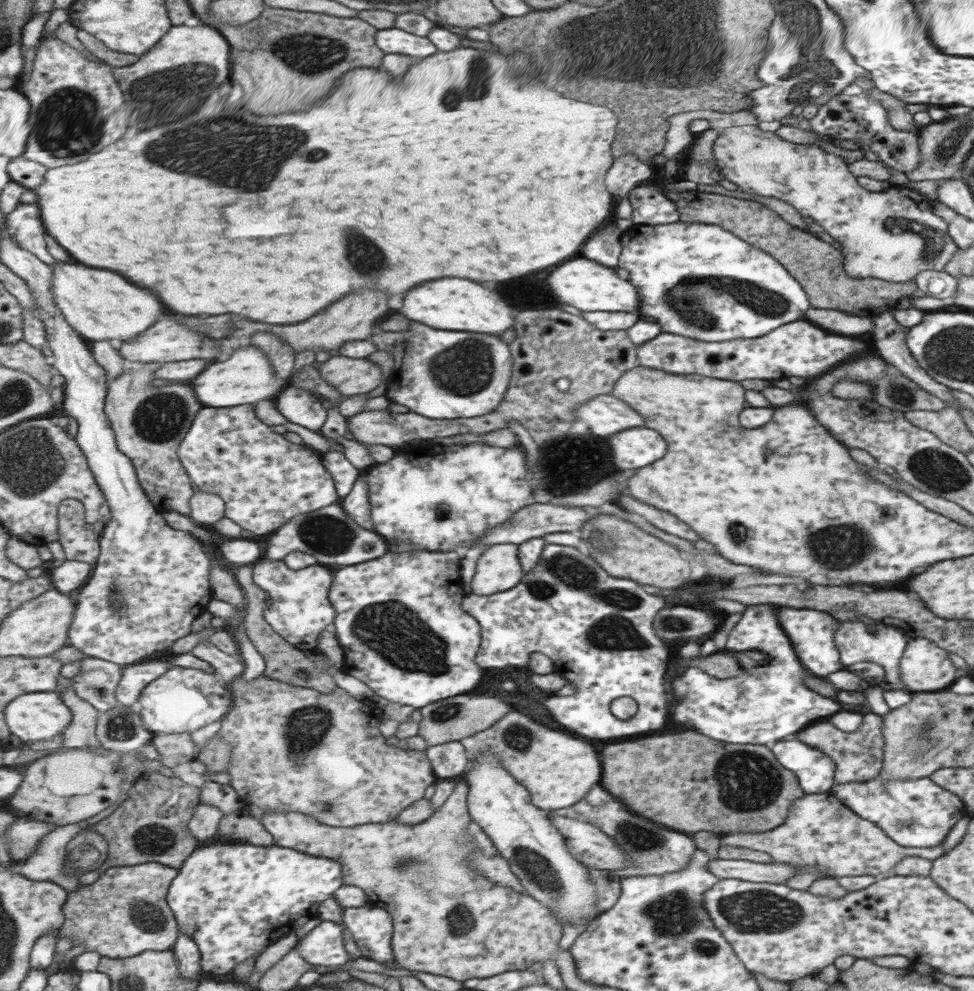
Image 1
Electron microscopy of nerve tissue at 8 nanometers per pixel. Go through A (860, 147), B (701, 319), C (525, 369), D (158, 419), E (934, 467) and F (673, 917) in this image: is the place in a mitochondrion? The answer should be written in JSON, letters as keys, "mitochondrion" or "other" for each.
{"A":"other","B":"mitochondrion","C":"other","D":"mitochondrion","E":"mitochondrion","F":"mitochondrion"}

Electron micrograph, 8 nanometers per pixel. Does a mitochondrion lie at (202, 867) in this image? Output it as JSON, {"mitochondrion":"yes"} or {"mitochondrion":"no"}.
{"mitochondrion":"no"}

